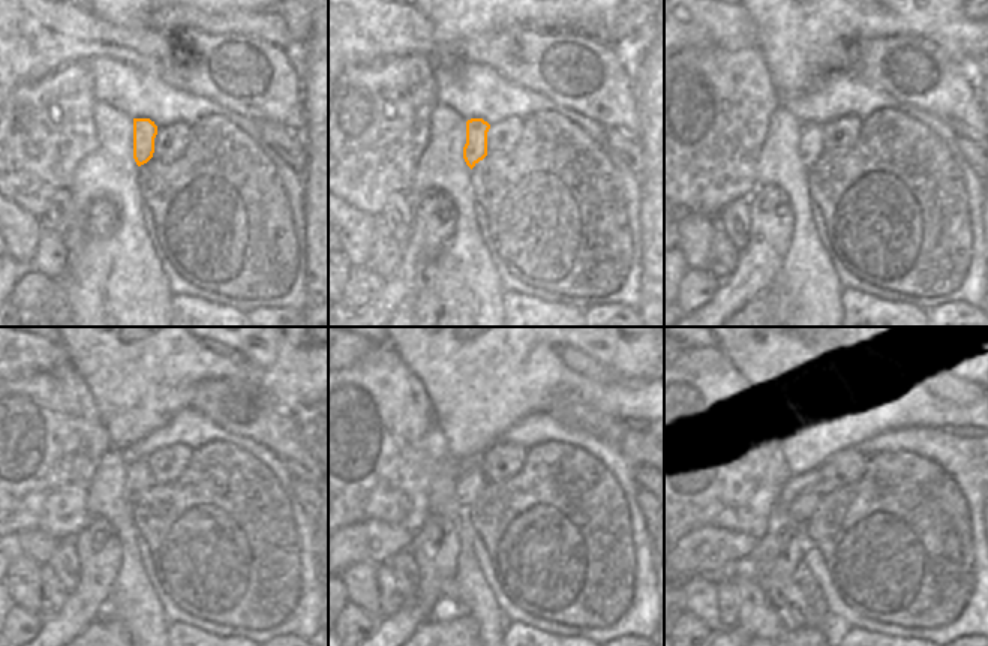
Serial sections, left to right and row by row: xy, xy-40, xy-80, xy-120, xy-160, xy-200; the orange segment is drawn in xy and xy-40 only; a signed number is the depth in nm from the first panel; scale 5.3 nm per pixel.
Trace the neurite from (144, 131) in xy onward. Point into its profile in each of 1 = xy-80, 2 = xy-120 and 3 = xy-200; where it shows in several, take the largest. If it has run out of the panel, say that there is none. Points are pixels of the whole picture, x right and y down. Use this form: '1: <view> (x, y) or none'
1: xy-80 (811, 134)
2: xy-120 (138, 478)
3: xy-200 (802, 507)

